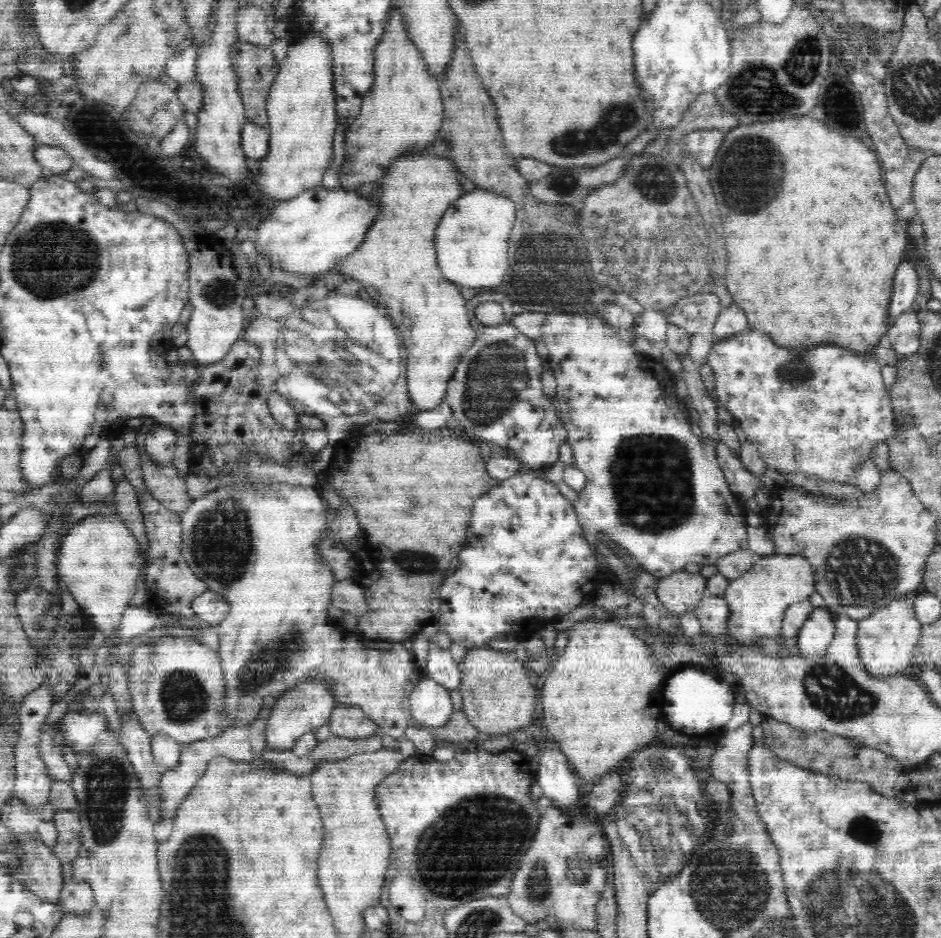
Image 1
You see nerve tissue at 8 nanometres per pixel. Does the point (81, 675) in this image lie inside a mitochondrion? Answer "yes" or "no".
no

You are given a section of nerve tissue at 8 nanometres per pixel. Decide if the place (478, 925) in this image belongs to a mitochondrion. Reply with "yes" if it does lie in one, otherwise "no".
yes

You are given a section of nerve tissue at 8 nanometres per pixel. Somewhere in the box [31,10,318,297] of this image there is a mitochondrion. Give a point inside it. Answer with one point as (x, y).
(99, 124)

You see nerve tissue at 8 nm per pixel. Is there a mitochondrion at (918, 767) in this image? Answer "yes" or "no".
no

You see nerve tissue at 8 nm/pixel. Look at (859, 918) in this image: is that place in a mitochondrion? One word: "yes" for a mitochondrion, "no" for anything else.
yes

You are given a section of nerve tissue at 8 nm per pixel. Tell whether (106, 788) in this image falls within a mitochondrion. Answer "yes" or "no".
yes

